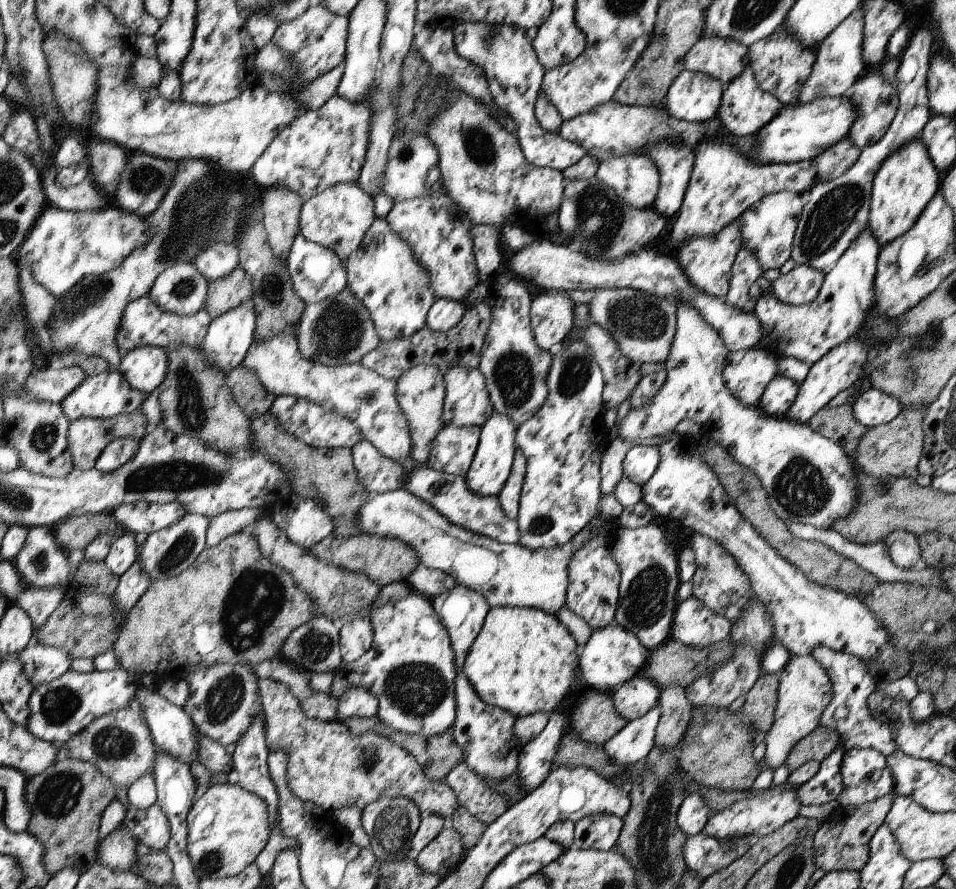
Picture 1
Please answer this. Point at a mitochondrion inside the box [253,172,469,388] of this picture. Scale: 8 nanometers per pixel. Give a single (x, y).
(339, 330)

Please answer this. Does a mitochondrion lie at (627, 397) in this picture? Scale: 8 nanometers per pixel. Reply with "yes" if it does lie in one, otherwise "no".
no

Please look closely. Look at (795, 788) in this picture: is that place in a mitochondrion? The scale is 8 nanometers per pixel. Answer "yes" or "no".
no

